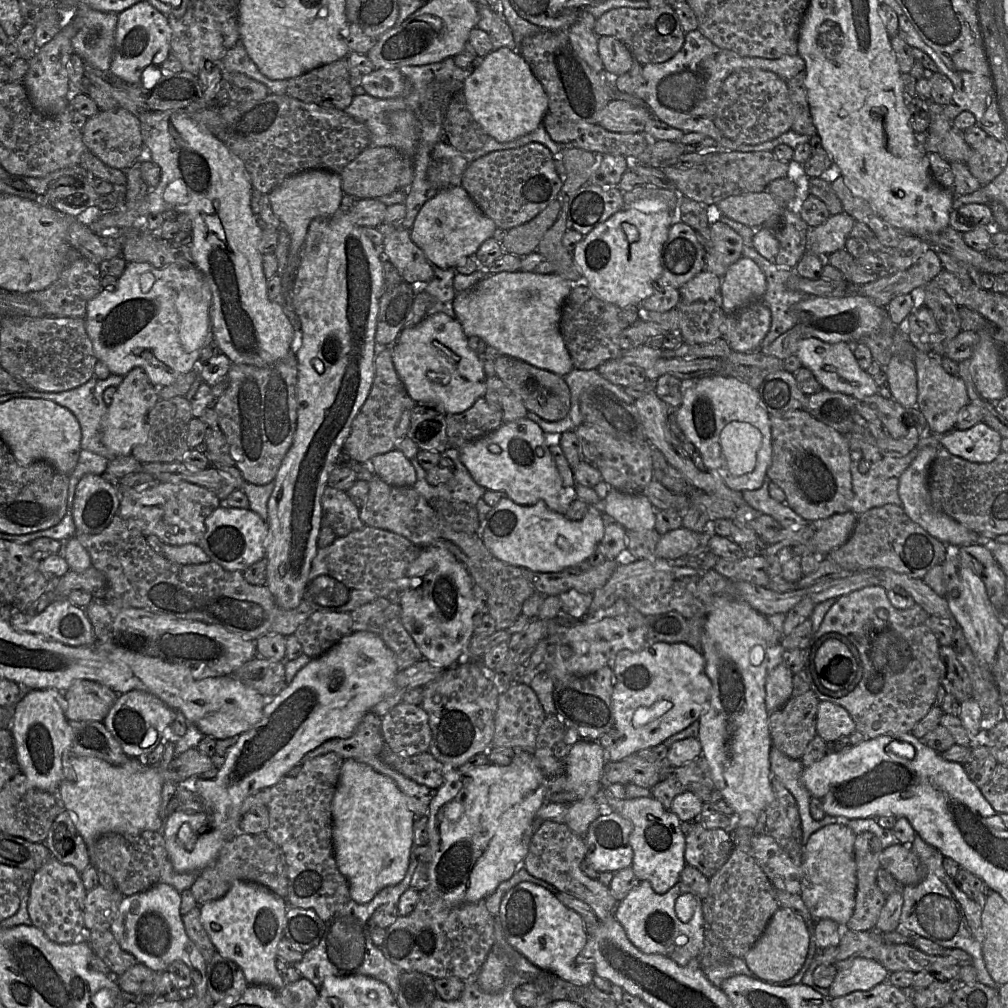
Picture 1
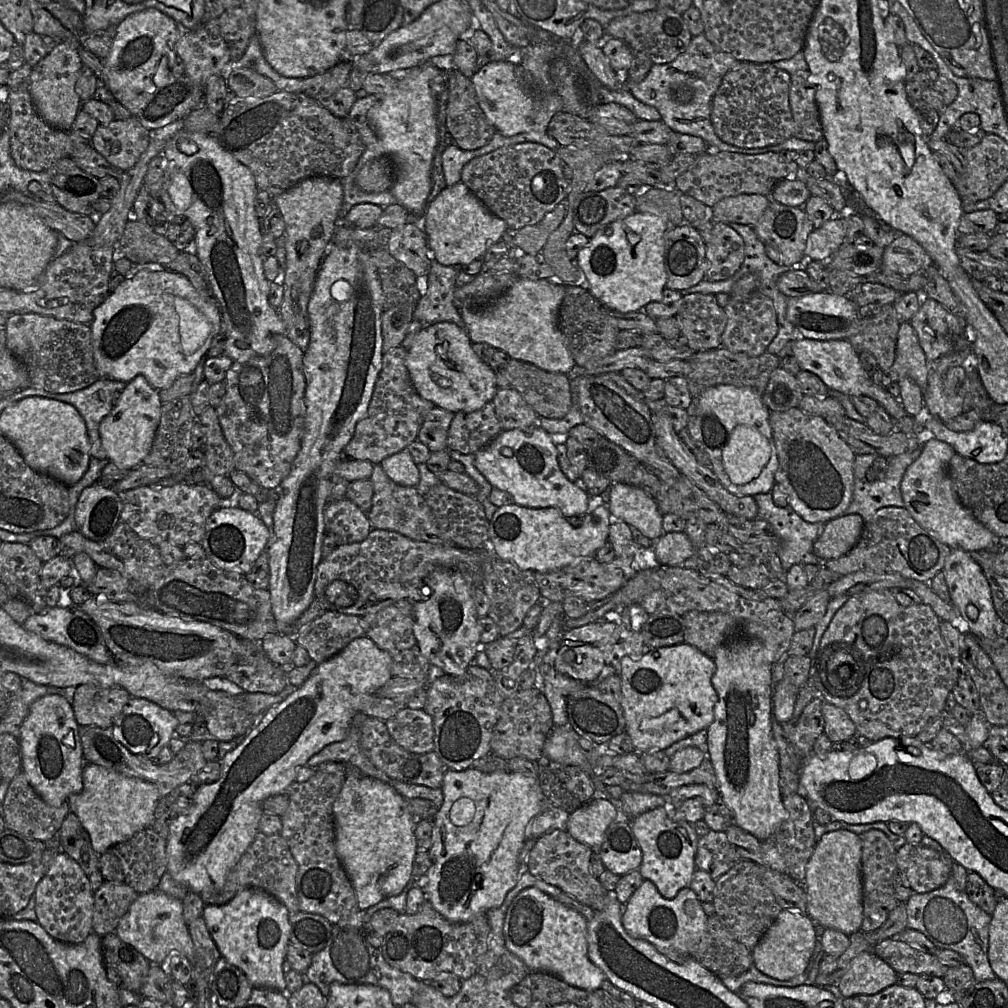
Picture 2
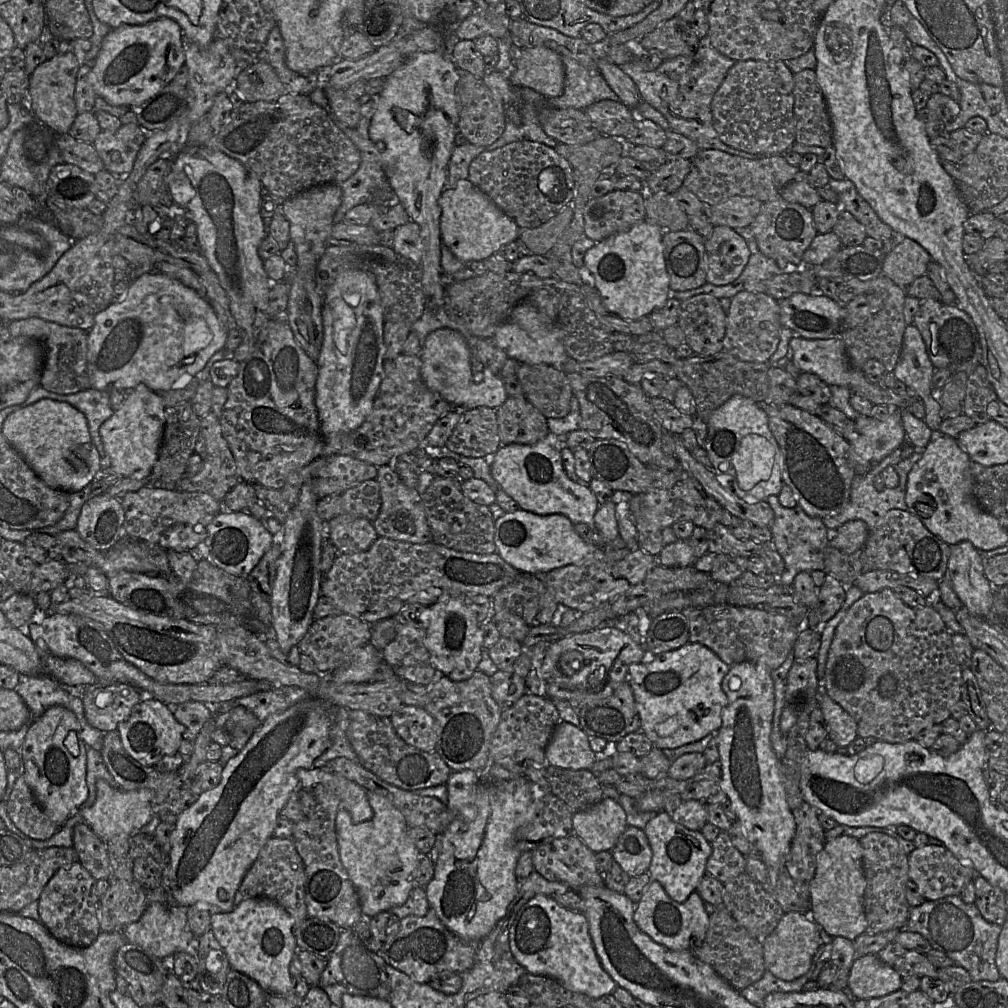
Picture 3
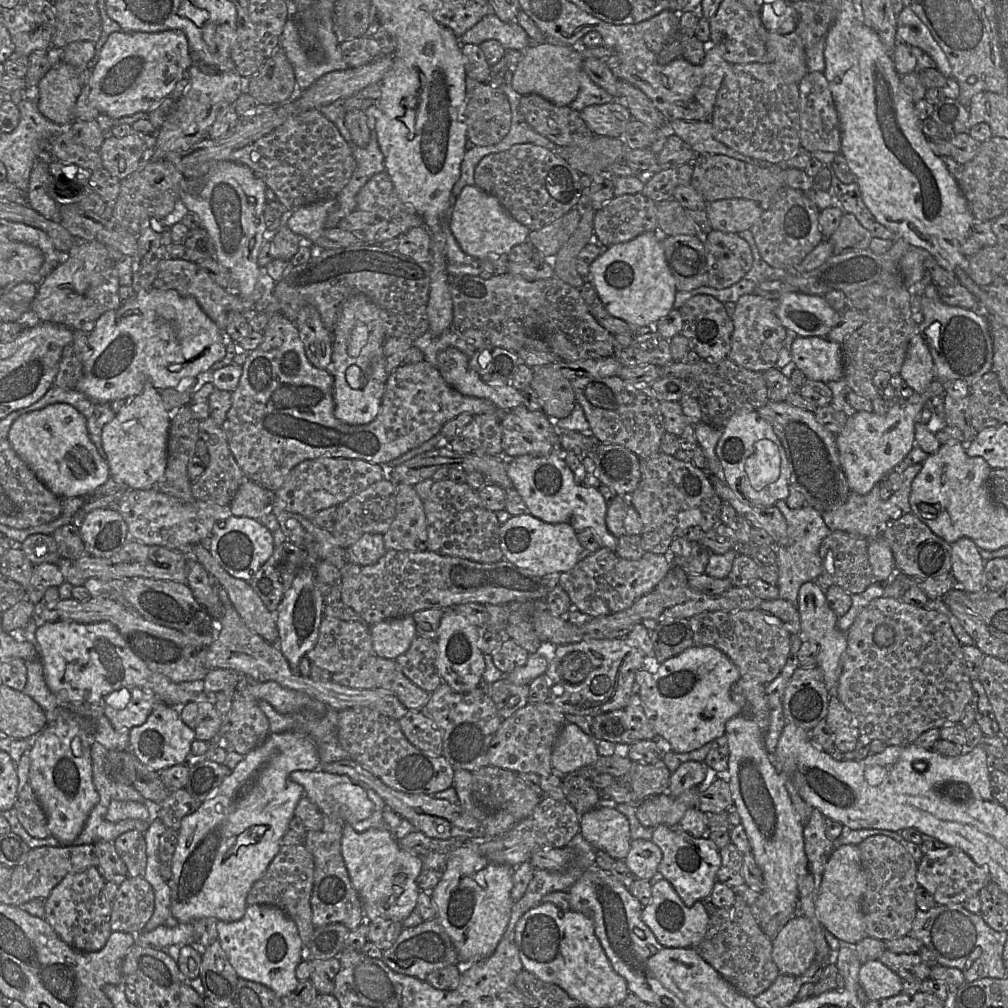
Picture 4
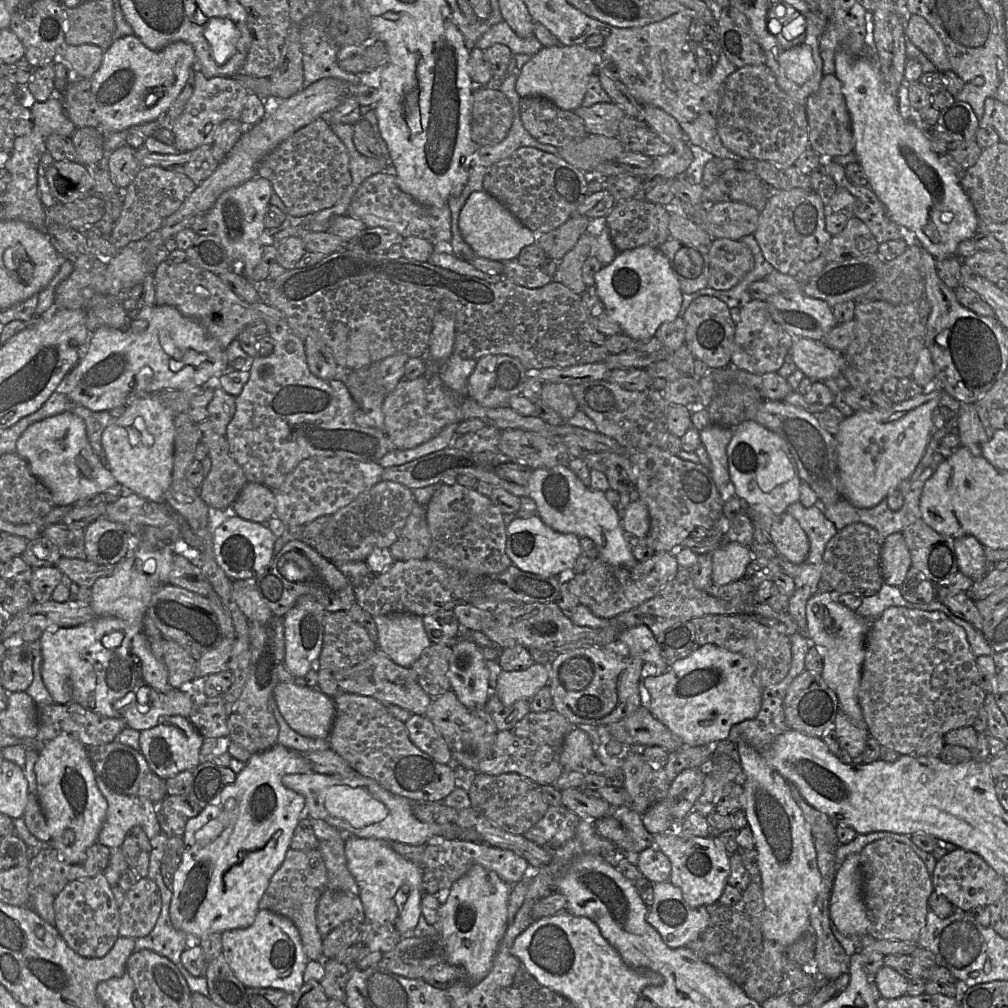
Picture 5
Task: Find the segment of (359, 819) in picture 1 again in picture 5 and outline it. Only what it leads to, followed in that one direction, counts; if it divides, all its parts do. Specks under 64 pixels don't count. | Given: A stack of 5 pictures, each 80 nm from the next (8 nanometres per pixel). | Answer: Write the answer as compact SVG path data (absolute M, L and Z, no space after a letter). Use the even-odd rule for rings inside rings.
M347 835L344 848L348 870L359 889L365 921L393 928L403 938L404 934L416 927L422 915L422 870L395 852L391 843Z

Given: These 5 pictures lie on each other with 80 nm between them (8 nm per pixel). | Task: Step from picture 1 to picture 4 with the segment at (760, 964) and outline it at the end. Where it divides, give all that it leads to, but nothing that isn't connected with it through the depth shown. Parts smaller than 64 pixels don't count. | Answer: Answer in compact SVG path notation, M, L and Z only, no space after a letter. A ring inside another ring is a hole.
M795 914L772 940L772 958L780 974L802 975L816 956L813 932L808 919Z

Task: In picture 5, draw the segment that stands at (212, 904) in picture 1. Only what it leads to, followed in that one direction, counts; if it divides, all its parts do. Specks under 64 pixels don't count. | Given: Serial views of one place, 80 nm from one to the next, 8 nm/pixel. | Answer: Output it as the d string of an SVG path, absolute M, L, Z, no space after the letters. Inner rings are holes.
M259 909L252 925L221 933L223 954L235 976L245 987L274 988L287 993L298 991L309 961L300 933L288 918L269 909Z

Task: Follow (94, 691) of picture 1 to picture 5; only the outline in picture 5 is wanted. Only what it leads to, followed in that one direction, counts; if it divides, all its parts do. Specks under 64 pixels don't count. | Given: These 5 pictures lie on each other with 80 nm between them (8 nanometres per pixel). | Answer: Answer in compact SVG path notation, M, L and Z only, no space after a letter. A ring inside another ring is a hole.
M138 682L132 691L135 694L135 699L130 709L120 714L127 724L127 727L143 731L156 726L163 717L179 715L188 718L192 713L197 699L191 691L172 689L168 693L159 692L159 697L154 697L150 692L147 692L144 688L147 684L145 682Z

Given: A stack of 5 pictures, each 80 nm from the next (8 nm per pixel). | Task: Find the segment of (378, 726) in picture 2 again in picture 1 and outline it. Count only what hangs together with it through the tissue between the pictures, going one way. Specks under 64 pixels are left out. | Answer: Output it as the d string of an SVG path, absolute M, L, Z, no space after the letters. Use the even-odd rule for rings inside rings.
M384 742L382 759L391 768L428 788L438 789L443 784L446 767L430 752L402 755L393 752Z

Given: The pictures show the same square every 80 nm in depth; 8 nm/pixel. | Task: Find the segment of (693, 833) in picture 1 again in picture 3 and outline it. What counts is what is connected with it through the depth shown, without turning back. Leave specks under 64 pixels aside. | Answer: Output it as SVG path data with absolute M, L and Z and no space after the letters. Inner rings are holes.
M720 832L711 843L712 852L706 863L706 874L725 884L745 871L745 856L731 843L727 832Z

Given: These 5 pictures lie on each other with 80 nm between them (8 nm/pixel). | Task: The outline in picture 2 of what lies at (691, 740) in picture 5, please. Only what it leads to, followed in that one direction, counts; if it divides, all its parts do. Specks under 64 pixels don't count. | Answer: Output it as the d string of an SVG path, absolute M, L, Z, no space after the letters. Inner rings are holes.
M685 642L651 649L639 659L621 659L620 680L625 732L630 736L636 754L665 750L672 744L706 730L714 720L714 706L718 701L711 679L716 670L712 658Z

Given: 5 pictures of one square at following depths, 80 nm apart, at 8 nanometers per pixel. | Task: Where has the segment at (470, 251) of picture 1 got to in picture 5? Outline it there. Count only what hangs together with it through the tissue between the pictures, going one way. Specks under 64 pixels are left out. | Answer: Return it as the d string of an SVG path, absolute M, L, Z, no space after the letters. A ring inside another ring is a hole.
M483 190L475 191L468 197L459 214L459 229L476 256L501 262L516 260L524 247L536 243L538 236Z

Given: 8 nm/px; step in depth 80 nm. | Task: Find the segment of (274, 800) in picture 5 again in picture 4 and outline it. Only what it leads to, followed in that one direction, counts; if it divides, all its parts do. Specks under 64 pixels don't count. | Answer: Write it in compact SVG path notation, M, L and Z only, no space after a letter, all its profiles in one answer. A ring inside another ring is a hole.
M301 730L271 733L263 744L244 756L213 797L182 819L173 857L171 886L171 914L178 922L192 923L204 917L232 922L244 916L252 885L262 877L279 852L282 839L295 817L295 808L305 795L304 788L292 781L290 774L298 770L313 771L319 767L317 746L309 734Z

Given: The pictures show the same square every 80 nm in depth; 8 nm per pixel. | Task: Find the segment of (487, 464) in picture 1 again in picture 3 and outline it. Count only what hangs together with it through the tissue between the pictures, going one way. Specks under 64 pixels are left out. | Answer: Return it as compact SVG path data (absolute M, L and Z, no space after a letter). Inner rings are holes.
M545 440L532 445L508 444L501 445L493 454L490 461L491 475L501 489L513 498L519 508L538 515L561 514L566 516L572 524L584 523L592 530L596 530L594 516L600 504L589 488L588 484L578 484L567 476L560 451Z

